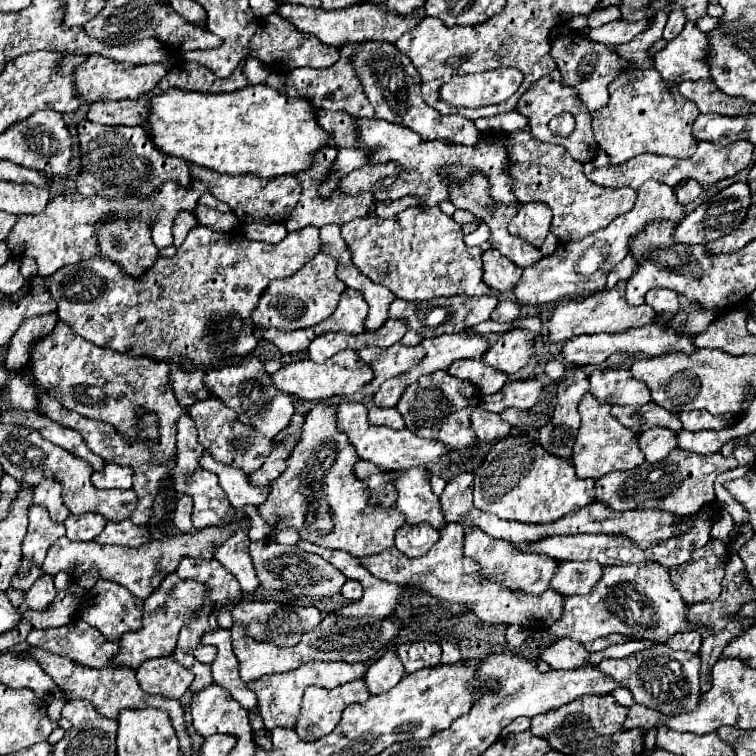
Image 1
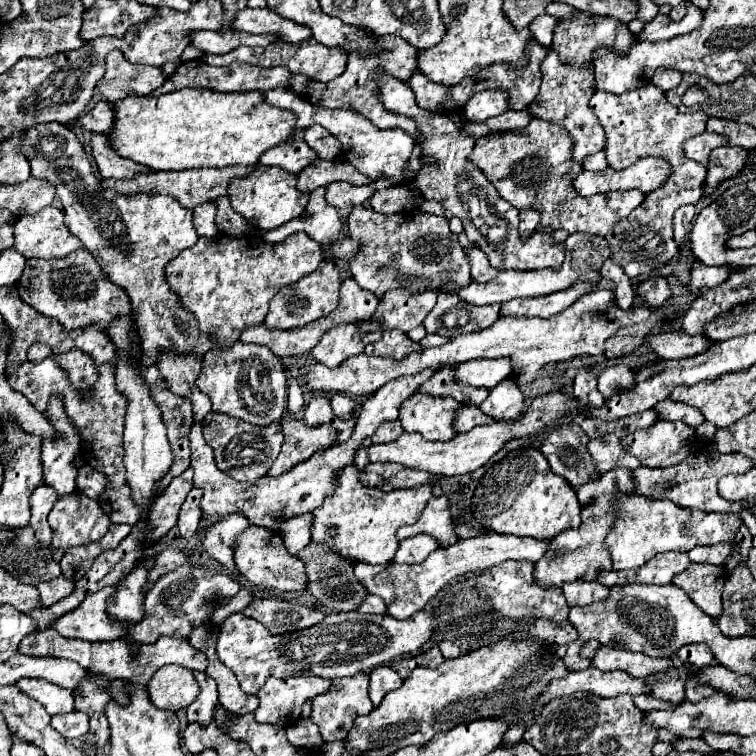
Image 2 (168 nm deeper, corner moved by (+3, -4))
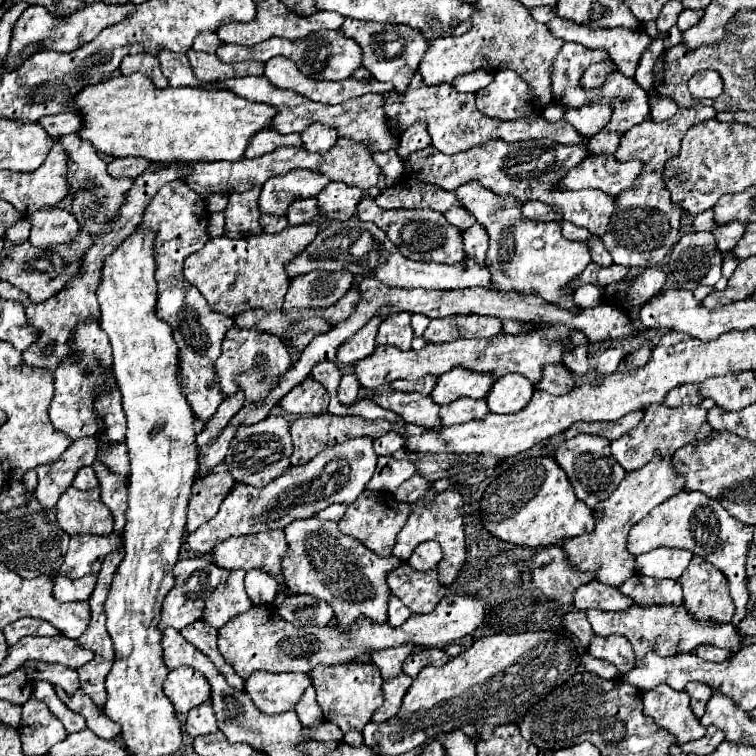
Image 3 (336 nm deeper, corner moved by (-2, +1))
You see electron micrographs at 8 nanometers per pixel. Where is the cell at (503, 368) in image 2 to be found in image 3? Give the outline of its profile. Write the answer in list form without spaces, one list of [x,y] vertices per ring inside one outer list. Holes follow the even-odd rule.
[[[453,368],[439,376],[431,398],[439,406],[451,404],[457,398],[485,398],[493,382],[495,380],[489,378],[489,374],[467,372],[467,368]]]

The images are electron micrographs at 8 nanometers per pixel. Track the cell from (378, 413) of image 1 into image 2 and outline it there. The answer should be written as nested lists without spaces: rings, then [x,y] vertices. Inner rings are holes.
[[[384,421],[384,425],[380,425],[380,429],[376,429],[376,433],[372,435],[372,443],[388,443],[396,437],[400,437],[402,427],[400,421]]]

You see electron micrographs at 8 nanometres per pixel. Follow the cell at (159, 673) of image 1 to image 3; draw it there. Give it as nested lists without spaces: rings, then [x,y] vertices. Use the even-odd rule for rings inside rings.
[[[181,666],[169,672],[163,690],[173,702],[175,712],[181,714],[187,714],[191,708],[205,704],[205,700],[209,700],[211,696],[211,688],[205,676],[201,676],[201,672],[195,672],[189,666]]]

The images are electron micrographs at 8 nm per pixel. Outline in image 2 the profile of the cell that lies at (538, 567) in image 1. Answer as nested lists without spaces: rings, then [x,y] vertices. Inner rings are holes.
[[[612,469],[608,473],[602,473],[598,479],[588,481],[580,487],[578,499],[582,503],[582,523],[578,529],[566,529],[551,540],[548,553],[534,563],[534,577],[540,587],[560,587],[562,583],[584,579],[594,581],[598,569],[612,569],[612,561],[608,551],[604,549],[604,537],[608,535],[614,515],[612,515],[612,497],[628,493],[632,495],[634,483],[632,483],[632,471],[630,469]]]

